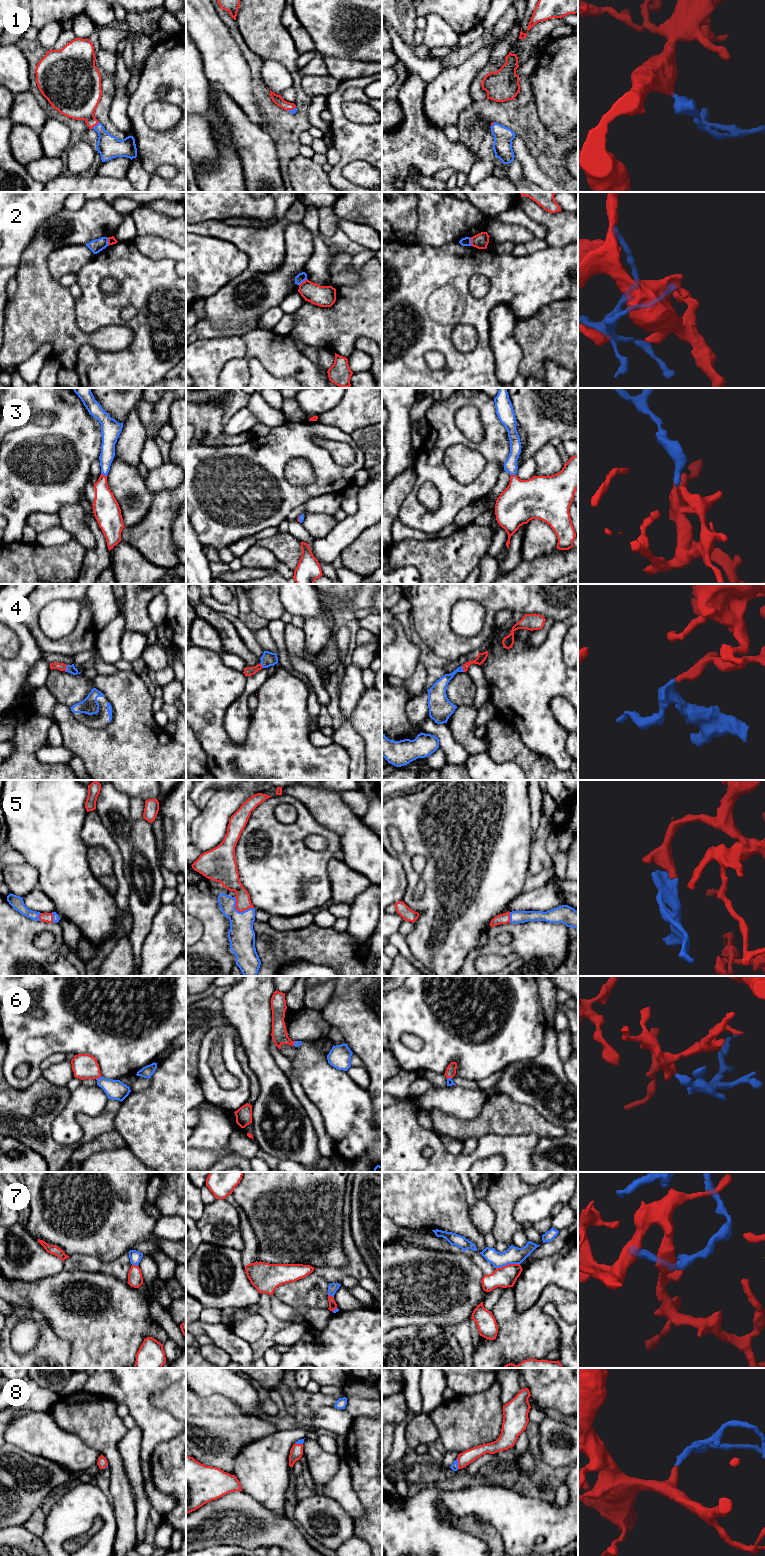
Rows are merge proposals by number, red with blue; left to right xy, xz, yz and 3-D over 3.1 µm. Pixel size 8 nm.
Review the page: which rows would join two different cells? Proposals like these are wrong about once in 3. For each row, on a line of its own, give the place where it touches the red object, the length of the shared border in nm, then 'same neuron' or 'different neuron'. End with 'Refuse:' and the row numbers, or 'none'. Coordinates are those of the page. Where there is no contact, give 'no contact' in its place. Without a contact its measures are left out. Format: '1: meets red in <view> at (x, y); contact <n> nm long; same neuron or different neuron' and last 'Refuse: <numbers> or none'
1: meets red in xy at (95, 125); contact 90 nm long; same neuron
2: meets red in xz at (304, 281); contact 90 nm long; different neuron
3: meets red in xy at (104, 475); contact 50 nm long; same neuron
4: meets red in xy at (65, 668); contact 60 nm long; same neuron
5: meets red in xz at (239, 911); contact 180 nm long; same neuron
6: meets red in xy at (98, 1077); contact 50 nm long; same neuron
7: meets red in yz at (507, 1265); contact 200 nm long; different neuron
8: meets red in yz at (458, 1463); contact 90 nm long; same neuron
Refuse: 2, 7

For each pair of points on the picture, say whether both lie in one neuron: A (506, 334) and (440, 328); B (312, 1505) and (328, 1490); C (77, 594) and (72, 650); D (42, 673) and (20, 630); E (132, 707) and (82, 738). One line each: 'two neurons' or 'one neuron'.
A: two neurons
B: two neurons
C: one neuron
D: two neurons
E: one neuron

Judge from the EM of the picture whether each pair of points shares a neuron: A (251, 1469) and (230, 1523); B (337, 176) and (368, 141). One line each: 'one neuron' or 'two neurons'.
A: two neurons
B: one neuron

